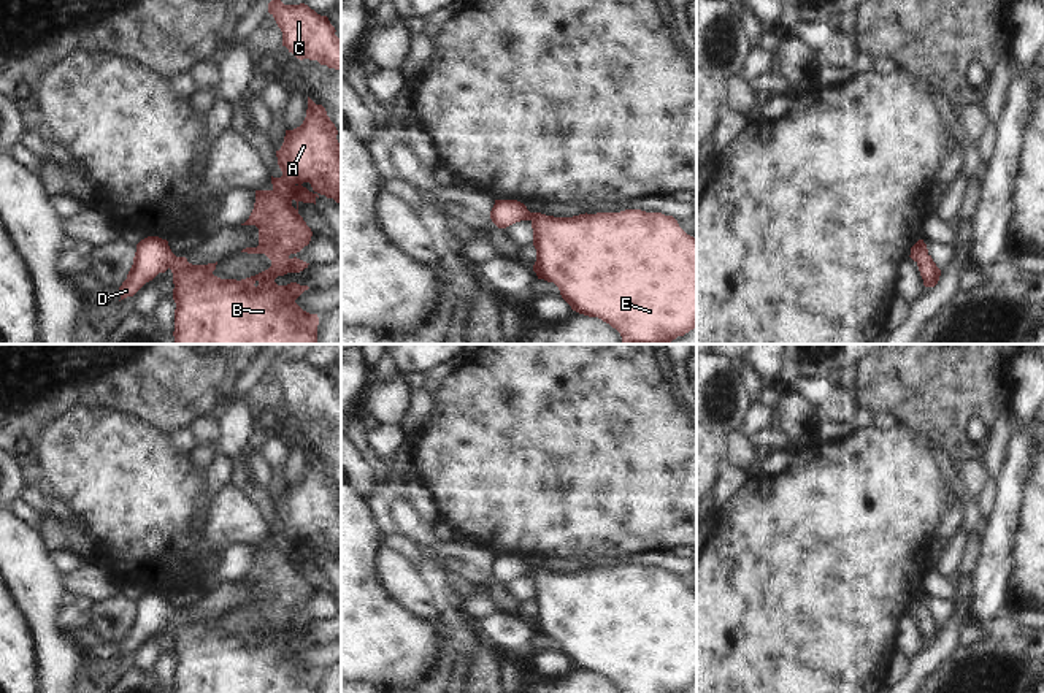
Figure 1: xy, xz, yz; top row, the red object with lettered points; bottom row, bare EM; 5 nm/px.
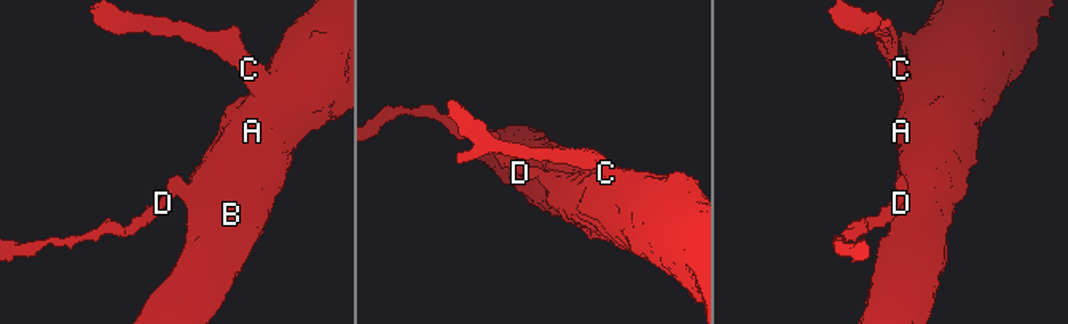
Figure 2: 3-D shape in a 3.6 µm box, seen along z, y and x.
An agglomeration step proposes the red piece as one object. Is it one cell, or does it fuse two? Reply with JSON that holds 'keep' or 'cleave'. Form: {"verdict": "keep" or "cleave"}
{"verdict": "keep"}

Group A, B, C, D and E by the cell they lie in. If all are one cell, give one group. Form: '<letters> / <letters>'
A B C D E

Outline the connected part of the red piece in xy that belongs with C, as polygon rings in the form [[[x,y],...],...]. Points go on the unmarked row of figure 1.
[[[281,354],[268,358],[268,368],[282,387],[282,401],[297,414],[317,415],[341,427],[341,395],[327,371],[308,360],[284,360]]]

